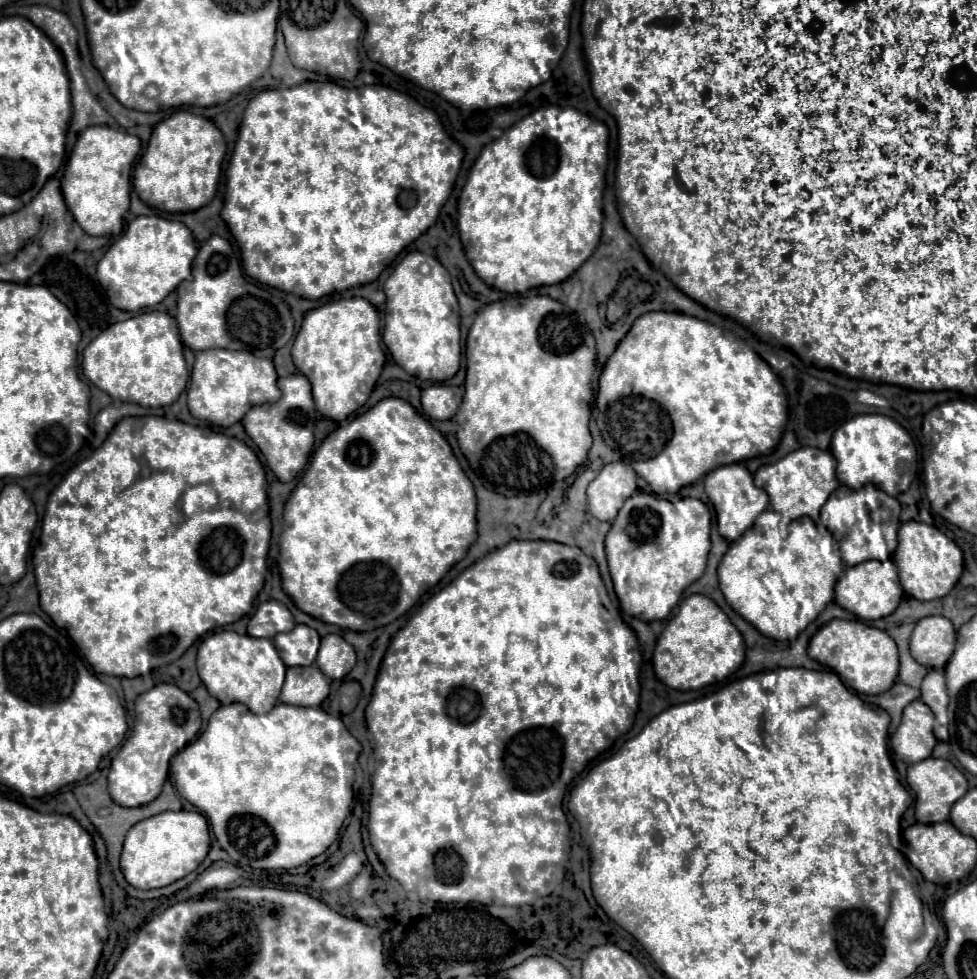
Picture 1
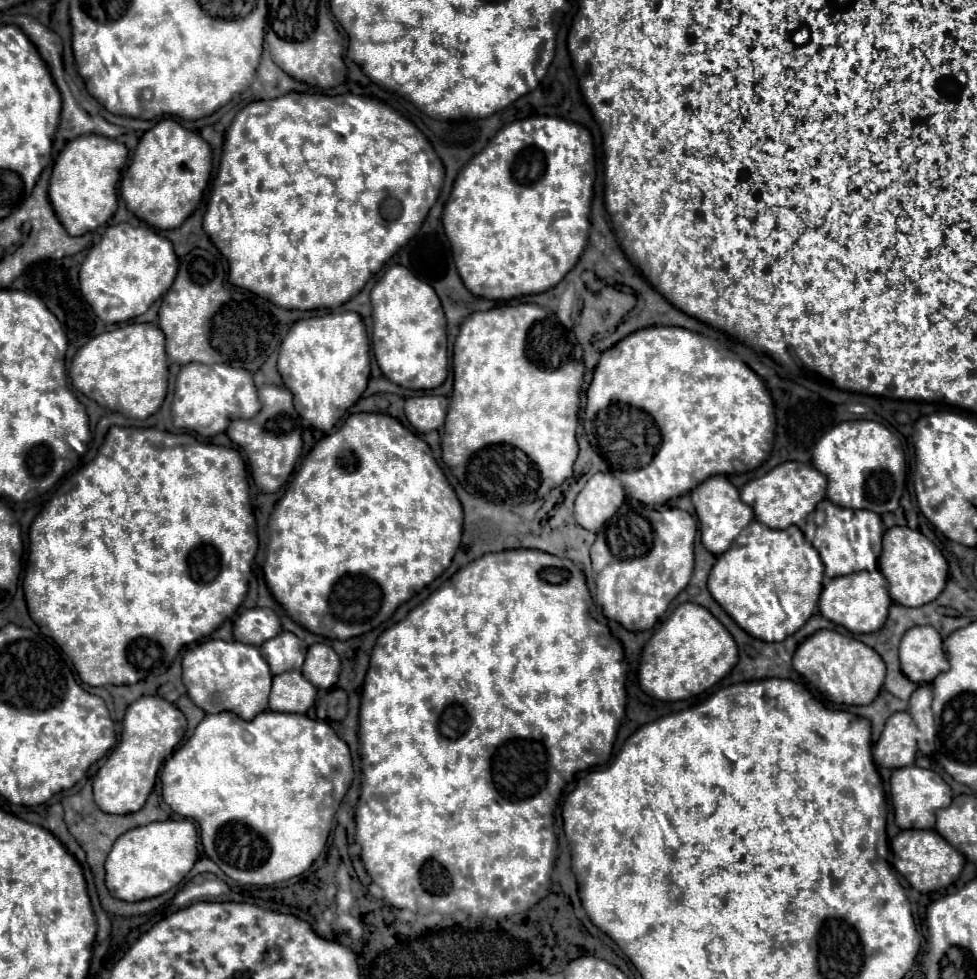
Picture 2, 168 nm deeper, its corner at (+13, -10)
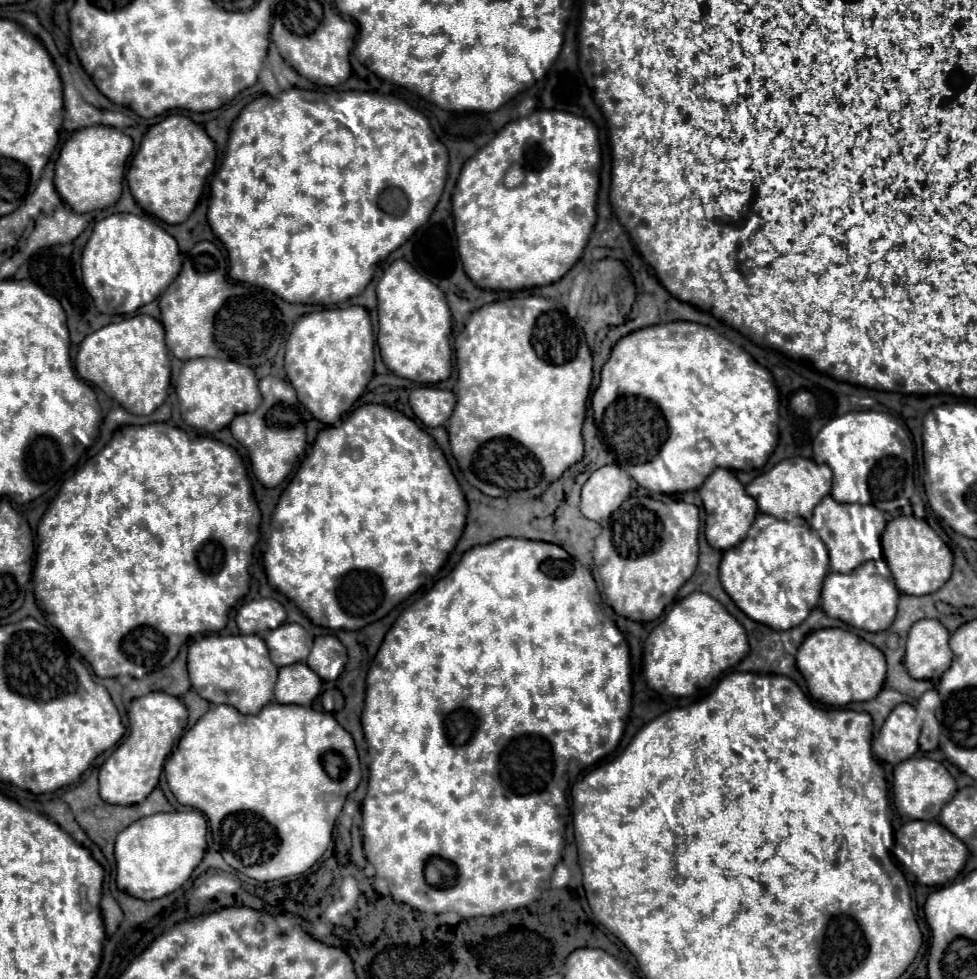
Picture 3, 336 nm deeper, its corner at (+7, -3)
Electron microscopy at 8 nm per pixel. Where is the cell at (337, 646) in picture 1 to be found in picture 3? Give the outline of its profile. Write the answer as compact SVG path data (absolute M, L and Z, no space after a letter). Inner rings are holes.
M325 634L317 636L315 644L307 656L309 668L321 676L321 680L337 680L347 662L347 650L337 640L337 636Z

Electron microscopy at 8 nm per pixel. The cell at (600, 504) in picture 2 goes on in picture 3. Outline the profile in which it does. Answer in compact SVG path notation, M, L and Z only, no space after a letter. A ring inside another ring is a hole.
M617 464L595 470L581 490L581 514L593 522L609 518L631 494L631 476Z

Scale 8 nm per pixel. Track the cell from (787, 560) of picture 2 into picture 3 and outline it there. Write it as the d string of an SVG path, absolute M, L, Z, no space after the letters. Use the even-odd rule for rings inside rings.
M757 514L755 522L749 528L747 538L723 554L719 578L725 592L749 618L767 624L773 630L789 630L801 624L809 616L809 612L819 604L821 584L827 572L829 572L827 548L817 536L817 532L813 532L811 526L807 528L807 522L803 518L793 518L791 522L783 522L769 514Z

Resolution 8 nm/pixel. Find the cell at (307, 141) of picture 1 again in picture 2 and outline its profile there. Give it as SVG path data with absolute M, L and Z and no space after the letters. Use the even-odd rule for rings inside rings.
M287 93L269 101L253 101L243 107L233 125L227 129L223 157L219 165L219 173L213 179L213 193L209 199L207 213L203 217L203 229L221 251L221 255L229 261L229 283L243 287L255 295L269 299L271 303L285 309L335 309L357 295L365 283L403 247L415 233L421 229L429 209L435 205L441 185L443 185L445 169L439 159L437 171L437 153L425 135L398 111L373 97L359 97L353 93L345 95L311 95L311 93Z

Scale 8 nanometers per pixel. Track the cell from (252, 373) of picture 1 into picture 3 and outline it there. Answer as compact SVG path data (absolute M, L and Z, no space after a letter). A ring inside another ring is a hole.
M193 358L187 360L181 368L175 386L181 418L185 424L201 430L201 432L219 432L227 428L233 416L253 412L261 404L261 392L257 388L257 378L253 368L241 366L233 360L217 360L217 358Z

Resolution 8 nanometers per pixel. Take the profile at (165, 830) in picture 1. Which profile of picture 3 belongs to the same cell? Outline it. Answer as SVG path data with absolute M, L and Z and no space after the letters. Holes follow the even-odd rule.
M159 812L145 816L115 840L117 888L139 900L163 898L181 888L205 856L207 820L201 812Z

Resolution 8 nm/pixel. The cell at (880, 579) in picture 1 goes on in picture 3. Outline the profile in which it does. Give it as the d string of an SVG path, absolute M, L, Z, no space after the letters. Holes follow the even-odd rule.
M884 559L867 561L849 574L829 572L821 590L821 606L827 616L843 620L849 626L865 632L887 630L893 624L897 612L897 600L899 600L899 590Z

